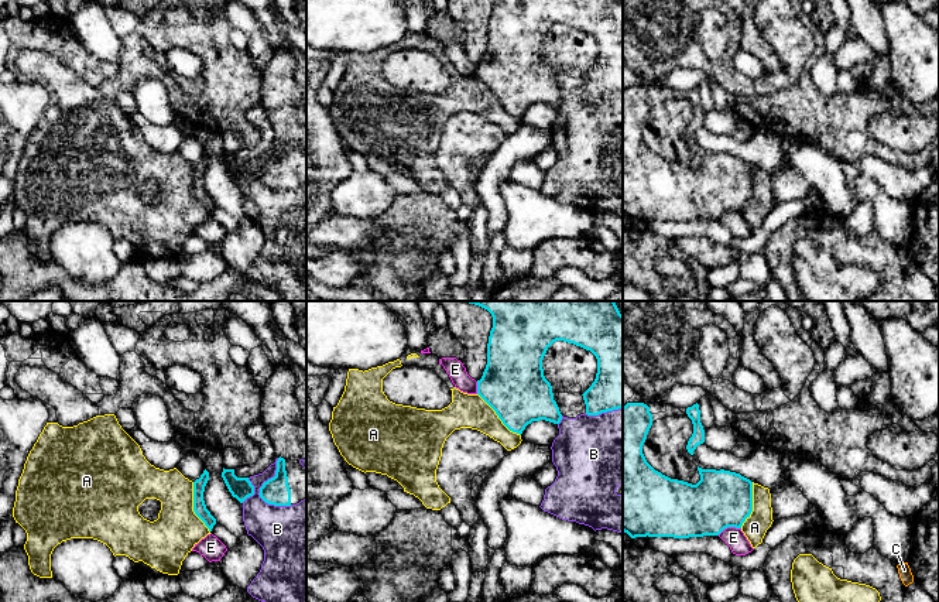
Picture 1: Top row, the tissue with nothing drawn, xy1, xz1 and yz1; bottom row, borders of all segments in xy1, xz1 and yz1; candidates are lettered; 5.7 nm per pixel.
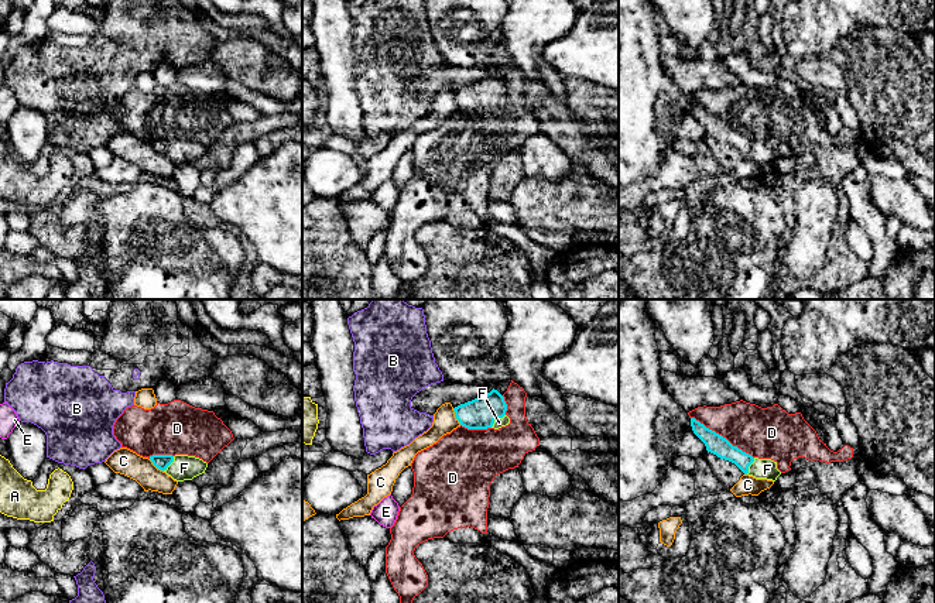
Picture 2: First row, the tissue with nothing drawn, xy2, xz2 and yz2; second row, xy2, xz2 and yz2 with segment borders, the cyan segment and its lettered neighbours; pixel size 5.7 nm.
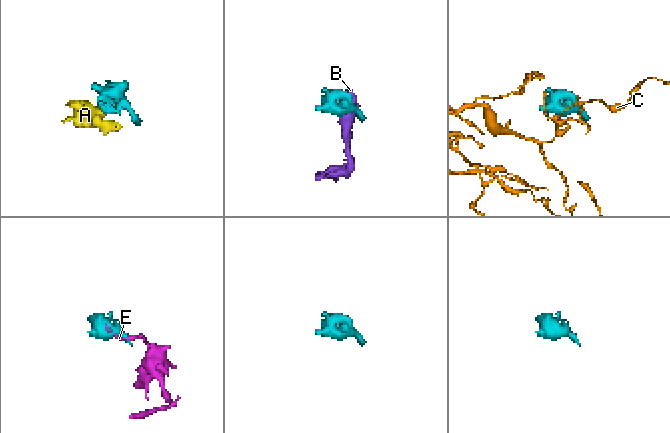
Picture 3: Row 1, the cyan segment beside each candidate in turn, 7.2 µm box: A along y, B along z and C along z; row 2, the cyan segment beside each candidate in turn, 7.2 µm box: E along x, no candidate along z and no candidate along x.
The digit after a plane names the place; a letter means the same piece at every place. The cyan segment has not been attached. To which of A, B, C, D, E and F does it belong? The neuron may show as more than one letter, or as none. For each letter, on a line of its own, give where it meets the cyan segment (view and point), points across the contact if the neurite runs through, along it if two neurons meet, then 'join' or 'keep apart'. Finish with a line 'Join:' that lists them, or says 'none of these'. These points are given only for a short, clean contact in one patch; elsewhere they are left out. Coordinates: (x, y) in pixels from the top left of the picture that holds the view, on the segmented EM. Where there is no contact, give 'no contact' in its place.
A: xy1 (194, 508) | along xy1 (192, 482), (192, 510), (209, 532) | keep apart
B: xy1 (260, 491) | keep apart
C: xz2 (456, 417) | keep apart
D: yz2 (721, 435) | keep apart
E: yz1 (729, 526) | along yz1 (740, 527), (725, 527), (718, 534) | keep apart
F: xz2 (496, 417) | across xz2 (480, 413), (490, 413), (496, 417), (499, 422) | join
Join: F

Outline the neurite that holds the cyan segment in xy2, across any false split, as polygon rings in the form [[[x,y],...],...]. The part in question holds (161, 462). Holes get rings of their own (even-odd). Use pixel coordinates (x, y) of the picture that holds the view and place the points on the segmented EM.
[[[153,455],[150,460],[177,482],[192,480],[208,467],[202,459],[188,455]]]

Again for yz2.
[[[691,418],[691,426],[693,434],[705,443],[708,452],[734,463],[744,474],[773,482],[781,474],[777,469],[777,462],[753,458],[737,446],[733,446],[726,438],[706,428],[695,418]]]

